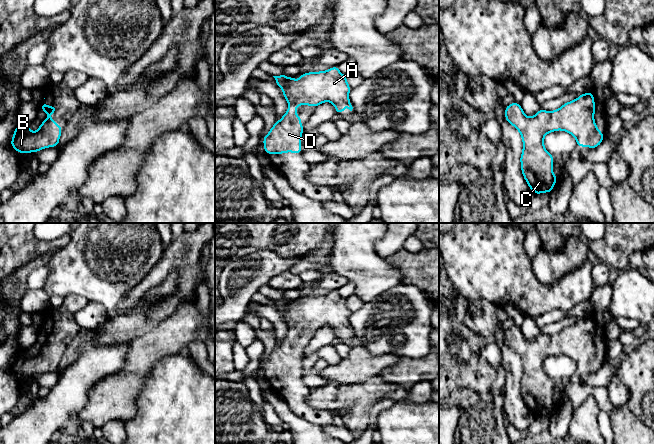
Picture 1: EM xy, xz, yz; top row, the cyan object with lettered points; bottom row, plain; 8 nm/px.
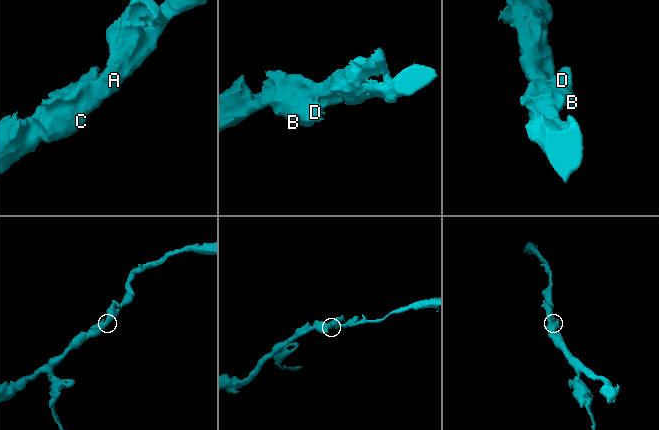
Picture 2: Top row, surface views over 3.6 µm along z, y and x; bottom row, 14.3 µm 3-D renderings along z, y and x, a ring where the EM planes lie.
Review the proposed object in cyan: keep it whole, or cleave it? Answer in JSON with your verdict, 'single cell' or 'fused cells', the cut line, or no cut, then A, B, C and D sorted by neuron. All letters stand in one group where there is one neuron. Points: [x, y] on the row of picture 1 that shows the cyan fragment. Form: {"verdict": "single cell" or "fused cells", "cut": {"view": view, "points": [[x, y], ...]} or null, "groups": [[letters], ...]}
{"verdict": "single cell", "cut": null, "groups": [["A", "B", "C", "D"]]}

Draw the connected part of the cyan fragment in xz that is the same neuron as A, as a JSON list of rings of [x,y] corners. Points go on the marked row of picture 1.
[[[338,66],[326,71],[301,74],[298,80],[284,74],[273,77],[276,85],[283,90],[283,96],[288,102],[288,111],[263,137],[265,154],[302,153],[301,136],[304,127],[301,125],[301,117],[296,114],[297,106],[308,105],[316,108],[327,101],[335,106],[338,114],[344,112],[346,104],[349,106],[349,114],[354,113],[354,106],[349,101],[352,88]]]

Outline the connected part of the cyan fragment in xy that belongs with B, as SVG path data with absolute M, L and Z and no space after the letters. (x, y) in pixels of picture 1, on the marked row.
M41 103L40 107L49 117L41 123L33 134L30 125L26 127L17 125L14 130L10 144L20 154L38 152L59 145L62 127L50 116L56 112L57 108L56 106L48 106L46 103Z

